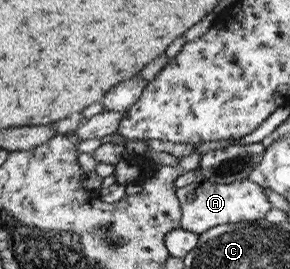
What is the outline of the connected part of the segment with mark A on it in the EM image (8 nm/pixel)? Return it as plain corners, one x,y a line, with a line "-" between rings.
247,178
229,183
194,181
175,193
181,206
181,228
199,235
216,226
262,221
272,208
265,189

